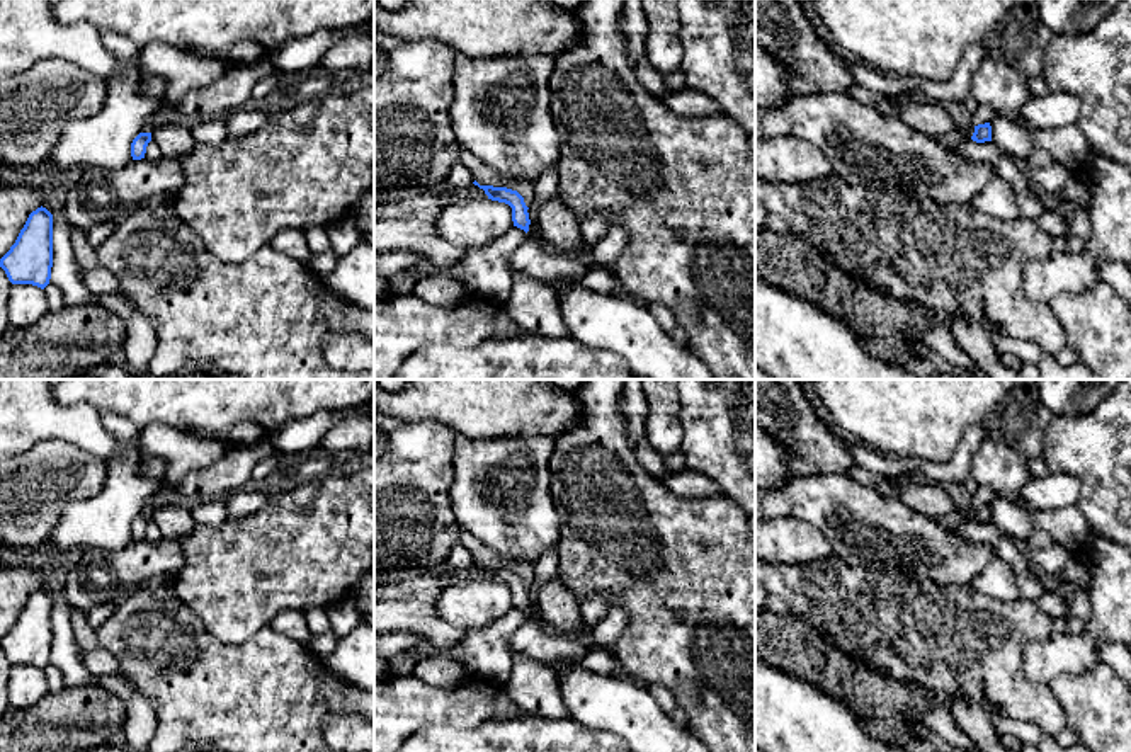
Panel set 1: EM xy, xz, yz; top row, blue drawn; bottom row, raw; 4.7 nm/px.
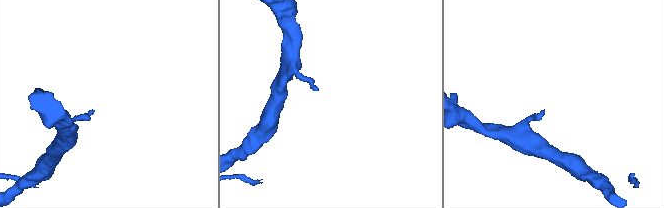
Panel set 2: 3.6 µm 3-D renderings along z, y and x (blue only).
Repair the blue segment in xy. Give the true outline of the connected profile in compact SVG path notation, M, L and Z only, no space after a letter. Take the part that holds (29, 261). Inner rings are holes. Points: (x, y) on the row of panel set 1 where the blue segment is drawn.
M46 208L32 211L15 243L0 259L12 284L32 284L44 289L53 267L53 214Z

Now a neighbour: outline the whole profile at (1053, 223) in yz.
M1044 211L1039 218L1034 219L1034 223L1048 235L1051 235L1054 240L1058 238L1068 240L1070 236L1073 236L1060 213Z

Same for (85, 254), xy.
M77 228L71 231L71 248L80 269L94 269L100 265L95 247L88 243L87 231Z

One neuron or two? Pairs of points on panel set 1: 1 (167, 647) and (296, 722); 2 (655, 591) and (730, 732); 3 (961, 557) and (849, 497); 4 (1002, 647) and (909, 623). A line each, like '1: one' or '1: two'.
1: one
2: one
3: one
4: one

